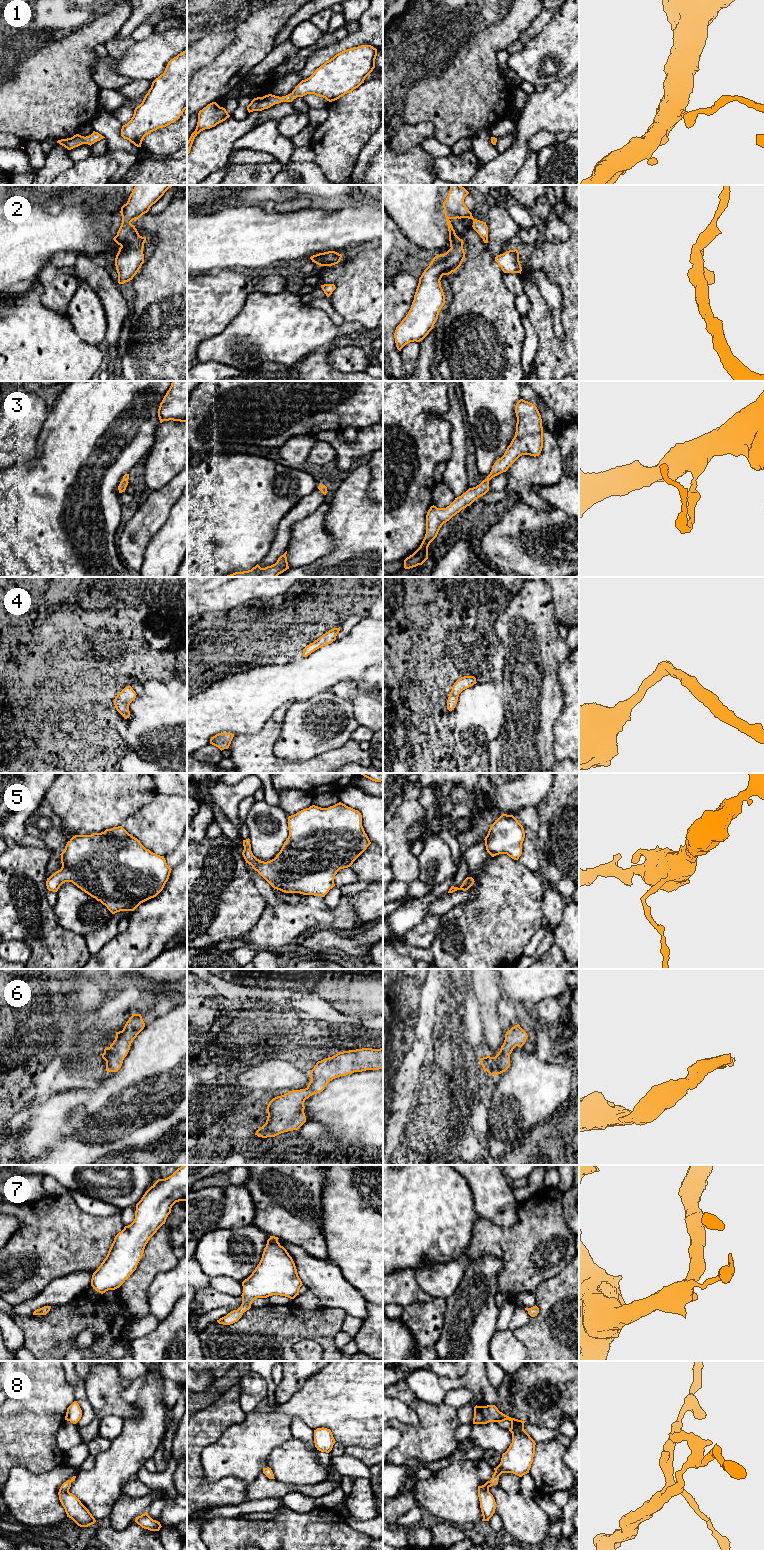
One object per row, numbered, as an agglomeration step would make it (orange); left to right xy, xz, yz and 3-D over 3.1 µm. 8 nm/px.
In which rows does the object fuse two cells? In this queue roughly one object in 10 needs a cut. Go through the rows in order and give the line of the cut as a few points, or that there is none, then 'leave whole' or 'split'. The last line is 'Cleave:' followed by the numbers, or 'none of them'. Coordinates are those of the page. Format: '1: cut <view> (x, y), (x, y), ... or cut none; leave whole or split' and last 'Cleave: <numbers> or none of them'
1: cut none; leave whole
2: cut none; leave whole
3: cut none; leave whole
4: cut none; leave whole
5: cut none; leave whole
6: cut none; leave whole
7: cut none; leave whole
8: cut none; leave whole
Cleave: none of them

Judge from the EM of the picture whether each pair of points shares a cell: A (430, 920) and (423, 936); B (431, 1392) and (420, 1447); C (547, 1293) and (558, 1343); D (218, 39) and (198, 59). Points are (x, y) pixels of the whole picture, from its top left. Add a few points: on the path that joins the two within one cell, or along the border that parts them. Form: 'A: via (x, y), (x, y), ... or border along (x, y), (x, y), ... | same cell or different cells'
A: via (429, 924), (424, 932) | same cell
B: border along (410, 1389), (421, 1400), (433, 1404), (443, 1403) | different cells
C: via (558, 1305), (558, 1331) | same cell
D: via (213, 44), (203, 54) | same cell

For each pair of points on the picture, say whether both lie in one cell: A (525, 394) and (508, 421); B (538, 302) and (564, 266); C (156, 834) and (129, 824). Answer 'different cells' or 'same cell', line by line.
A: different cells
B: same cell
C: same cell

